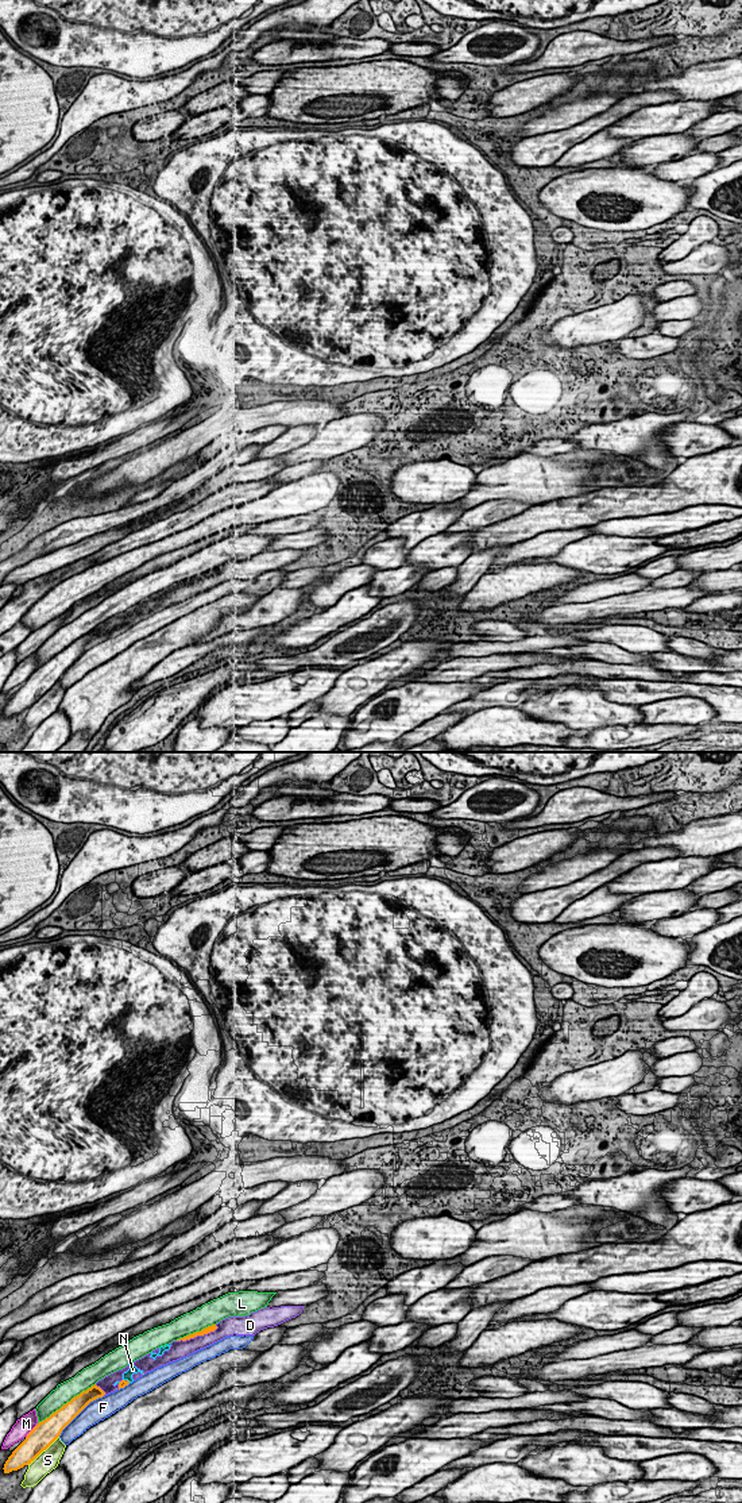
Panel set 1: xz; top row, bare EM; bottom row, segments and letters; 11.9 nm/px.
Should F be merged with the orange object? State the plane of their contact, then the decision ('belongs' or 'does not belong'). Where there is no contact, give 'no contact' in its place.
contact in xz; does not belong

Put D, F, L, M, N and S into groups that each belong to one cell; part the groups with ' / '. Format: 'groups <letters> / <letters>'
groups D N / F / L / M / S

